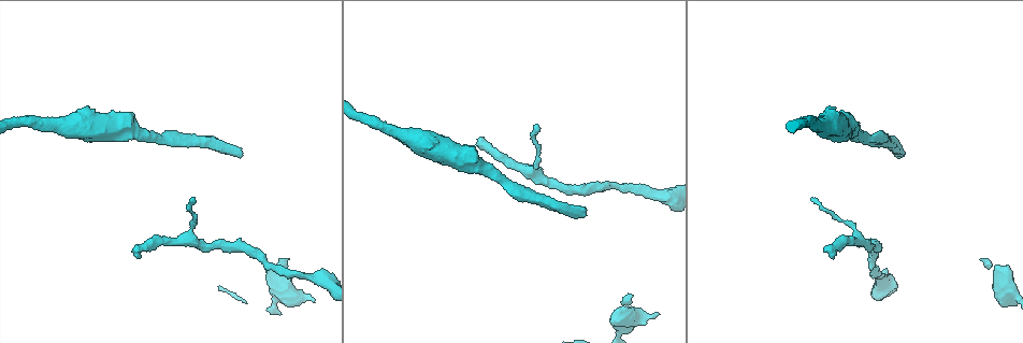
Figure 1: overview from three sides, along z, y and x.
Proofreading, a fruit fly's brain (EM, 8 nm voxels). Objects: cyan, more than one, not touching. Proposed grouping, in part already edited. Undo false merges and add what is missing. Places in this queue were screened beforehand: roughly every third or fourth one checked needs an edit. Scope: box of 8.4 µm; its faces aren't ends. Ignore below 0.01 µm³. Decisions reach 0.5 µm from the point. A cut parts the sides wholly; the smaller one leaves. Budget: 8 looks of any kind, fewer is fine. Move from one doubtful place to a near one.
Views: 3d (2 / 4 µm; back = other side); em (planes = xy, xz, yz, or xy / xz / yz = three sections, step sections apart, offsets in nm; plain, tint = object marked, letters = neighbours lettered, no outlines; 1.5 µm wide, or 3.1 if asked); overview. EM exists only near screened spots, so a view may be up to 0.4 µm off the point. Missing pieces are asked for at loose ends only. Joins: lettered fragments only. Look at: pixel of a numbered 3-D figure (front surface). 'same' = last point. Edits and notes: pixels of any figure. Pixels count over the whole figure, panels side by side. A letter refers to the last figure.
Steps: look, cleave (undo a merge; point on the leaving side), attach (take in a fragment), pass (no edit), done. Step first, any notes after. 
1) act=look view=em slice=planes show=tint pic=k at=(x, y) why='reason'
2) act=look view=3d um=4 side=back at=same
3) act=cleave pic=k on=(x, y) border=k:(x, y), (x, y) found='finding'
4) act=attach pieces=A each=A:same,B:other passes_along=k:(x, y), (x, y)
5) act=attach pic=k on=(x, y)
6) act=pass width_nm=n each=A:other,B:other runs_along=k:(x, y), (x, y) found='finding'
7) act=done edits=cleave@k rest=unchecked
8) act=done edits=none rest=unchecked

act=look view=em slice=planes show=letters pic=1 at=(314, 302) why='an open end'

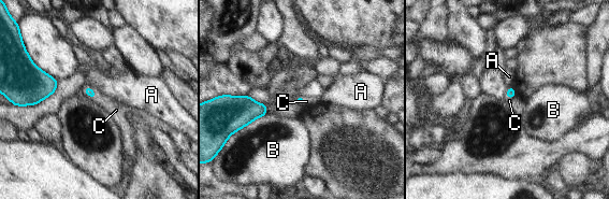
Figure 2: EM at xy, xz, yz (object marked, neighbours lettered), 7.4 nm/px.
act=attach pieces=C each=A:other,B:other,C:same passes_along=2:(87, 90), (90, 97), (116, 110) found='the neuron continues'

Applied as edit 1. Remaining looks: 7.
act=look view=overview

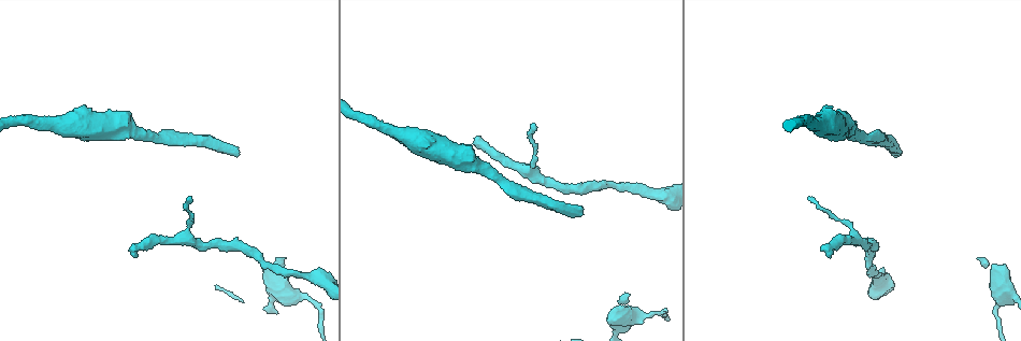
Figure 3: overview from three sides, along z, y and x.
act=look view=em slice=xz step=8 show=letters pic=3 at=(533, 125) why='thin end'

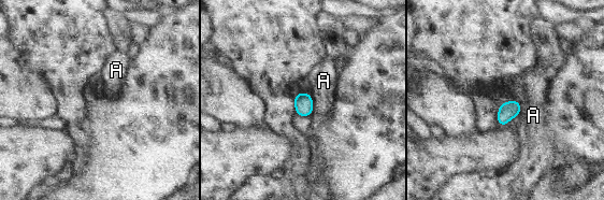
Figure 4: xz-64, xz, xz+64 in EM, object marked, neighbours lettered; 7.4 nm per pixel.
act=pass longest_contact=A:180nm each=A:other border=4:(308, 94), (312, 99), (311, 116) found='none of them fits'

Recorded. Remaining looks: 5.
act=look view=em slice=xy step=8 show=letters pic=3 at=(899, 155) why='free end'

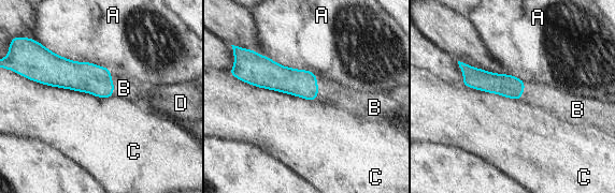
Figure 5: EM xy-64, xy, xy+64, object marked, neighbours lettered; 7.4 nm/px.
act=look view=em slice=yz step=8 show=letters at=same

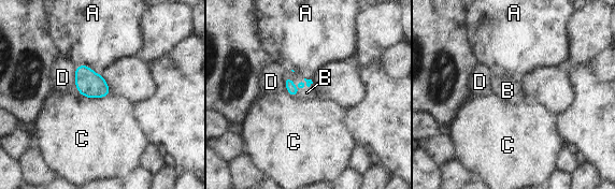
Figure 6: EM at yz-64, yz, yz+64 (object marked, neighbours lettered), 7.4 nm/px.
act=attach pieces=B each=A:other,B:same,C:other,D:other passes_along=6:(288, 82), (292, 86), (306, 92) found='it goes on there'

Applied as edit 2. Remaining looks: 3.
act=done edits=attach@2,attach@6 rest=unchecked

